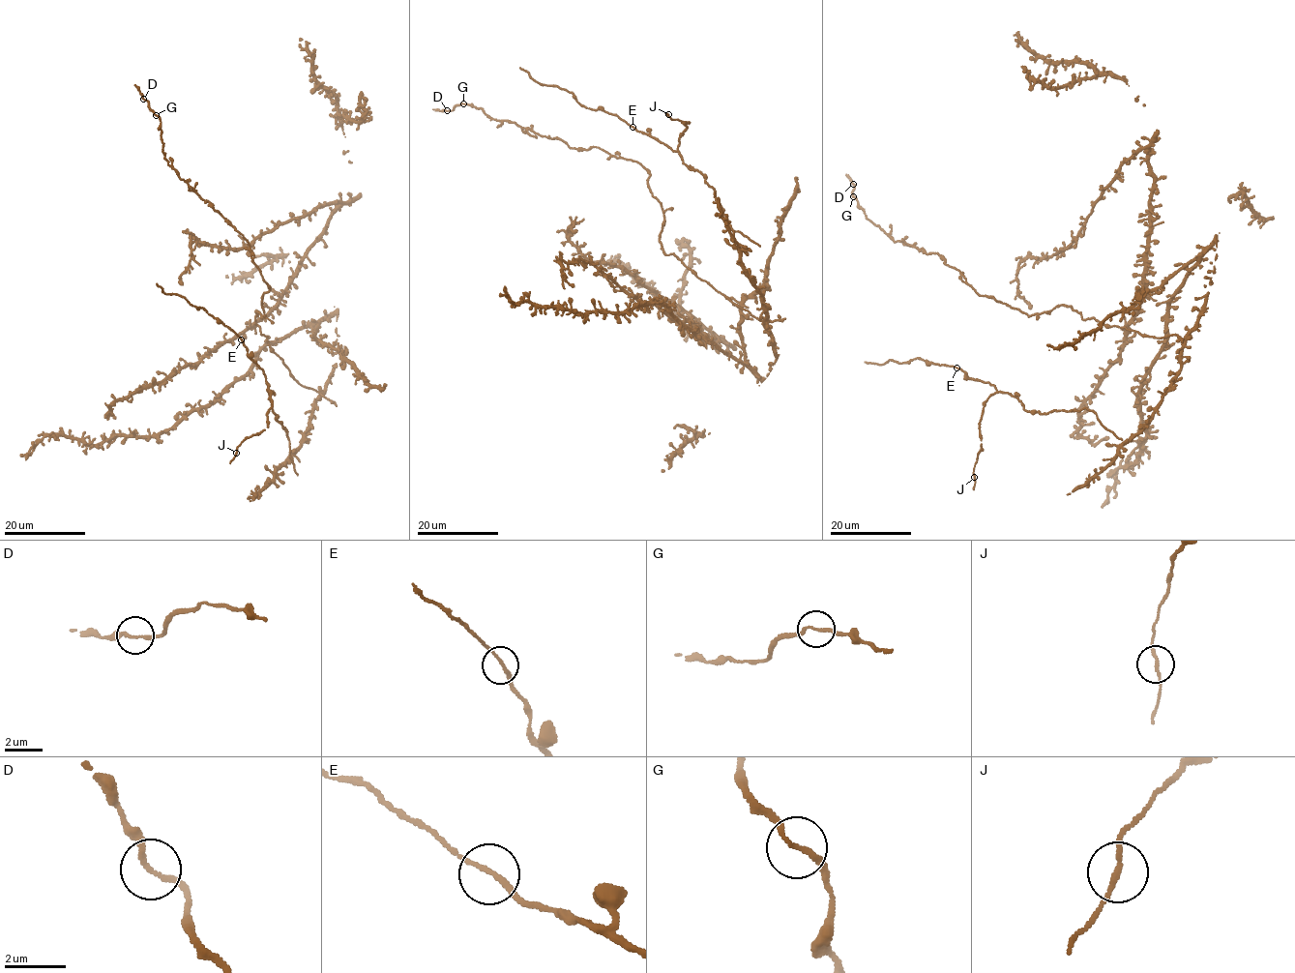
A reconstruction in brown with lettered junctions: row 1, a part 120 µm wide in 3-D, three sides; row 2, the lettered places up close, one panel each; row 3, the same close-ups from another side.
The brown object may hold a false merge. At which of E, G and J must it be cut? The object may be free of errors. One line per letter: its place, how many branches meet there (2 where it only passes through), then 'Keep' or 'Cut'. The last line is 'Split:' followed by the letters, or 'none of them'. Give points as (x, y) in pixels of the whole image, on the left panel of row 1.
E: Place: (241, 339). Branches: 2. Keep
G: Place: (156, 115). Branches: 2. Cut
J: Place: (236, 453). Branches: 2. Keep
Split: G

